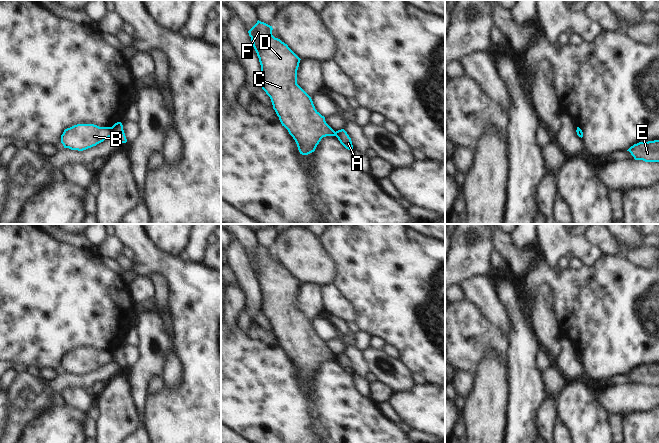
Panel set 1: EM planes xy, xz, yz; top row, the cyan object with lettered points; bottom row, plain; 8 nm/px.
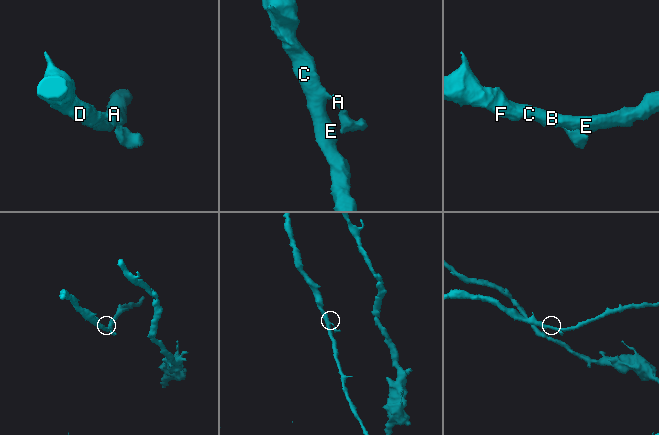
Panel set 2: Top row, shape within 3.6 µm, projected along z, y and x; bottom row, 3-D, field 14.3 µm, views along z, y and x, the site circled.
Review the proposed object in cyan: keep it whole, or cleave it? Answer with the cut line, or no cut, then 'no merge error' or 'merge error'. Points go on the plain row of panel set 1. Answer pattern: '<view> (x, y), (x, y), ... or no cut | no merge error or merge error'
xy (110, 351), (113, 359) | merge error

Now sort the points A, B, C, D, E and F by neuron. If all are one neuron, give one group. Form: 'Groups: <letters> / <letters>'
Groups: A / B C D E F

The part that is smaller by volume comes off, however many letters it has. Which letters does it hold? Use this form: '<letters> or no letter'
A

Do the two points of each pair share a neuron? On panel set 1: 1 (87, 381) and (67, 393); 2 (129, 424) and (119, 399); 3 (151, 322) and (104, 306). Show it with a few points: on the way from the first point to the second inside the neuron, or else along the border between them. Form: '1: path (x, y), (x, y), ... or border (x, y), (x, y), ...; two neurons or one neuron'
1: border (84, 388), (65, 387), (59, 393); two neurons
2: path (123, 418), (119, 414), (119, 405); one neuron
3: border (135, 304), (135, 322), (131, 326); two neurons

